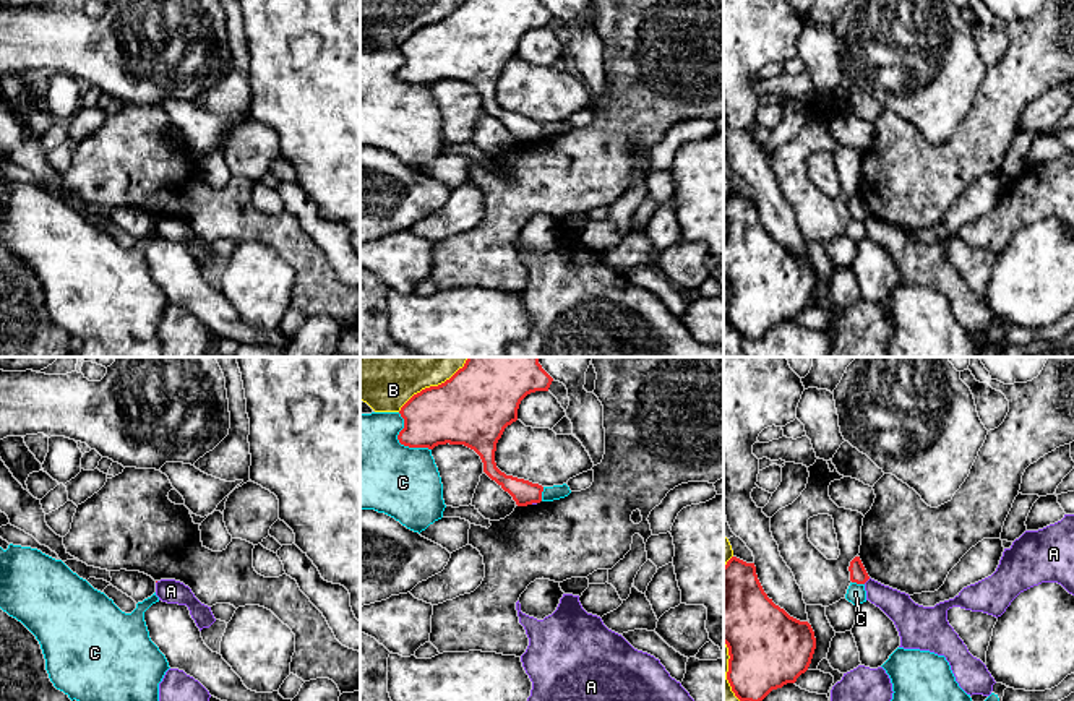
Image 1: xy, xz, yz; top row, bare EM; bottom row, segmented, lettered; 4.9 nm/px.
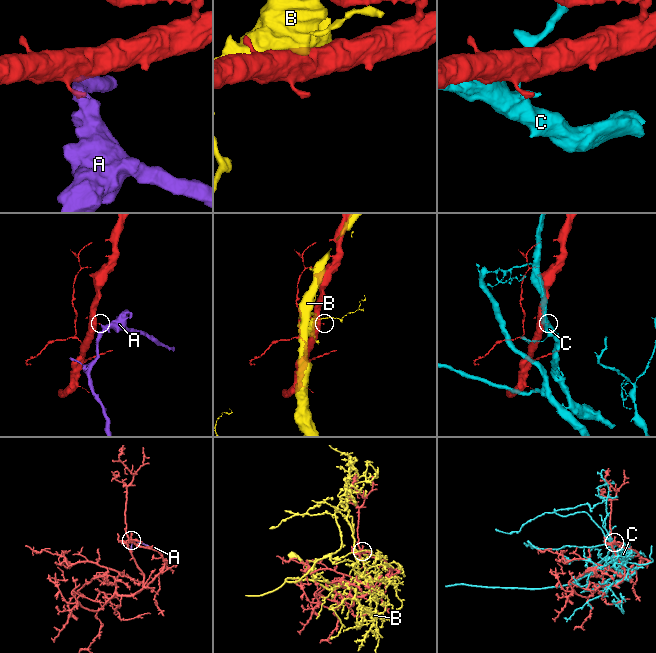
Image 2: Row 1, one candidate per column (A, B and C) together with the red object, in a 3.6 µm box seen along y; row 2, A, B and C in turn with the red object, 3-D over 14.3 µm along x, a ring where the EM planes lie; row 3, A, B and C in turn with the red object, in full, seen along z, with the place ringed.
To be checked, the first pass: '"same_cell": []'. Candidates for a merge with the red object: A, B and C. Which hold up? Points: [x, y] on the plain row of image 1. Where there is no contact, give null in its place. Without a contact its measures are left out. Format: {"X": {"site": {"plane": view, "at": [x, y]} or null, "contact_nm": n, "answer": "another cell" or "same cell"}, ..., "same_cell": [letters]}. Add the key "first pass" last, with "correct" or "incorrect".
{"A": {"site": {"plane": "yz", "at": [867, 216]}, "contact_nm": 50, "answer": "another cell"}, "B": {"site": {"plane": "xz", "at": [430, 23]}, "contact_nm": 400, "answer": "another cell"}, "C": {"site": {"plane": "xz", "at": [401, 80]}, "contact_nm": 260, "answer": "another cell"}, "same_cell": [], "first pass": "correct"}

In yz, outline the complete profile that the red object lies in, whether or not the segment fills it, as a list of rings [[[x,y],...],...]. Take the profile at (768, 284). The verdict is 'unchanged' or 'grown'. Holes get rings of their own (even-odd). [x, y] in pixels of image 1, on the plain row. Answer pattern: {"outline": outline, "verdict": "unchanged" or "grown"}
{"outline": [[[737,193],[724,203],[724,279],[730,292],[727,316],[741,339],[759,339],[772,326],[795,320],[808,307],[816,286],[811,261],[775,242],[764,229],[754,200]]], "verdict": "unchanged"}

